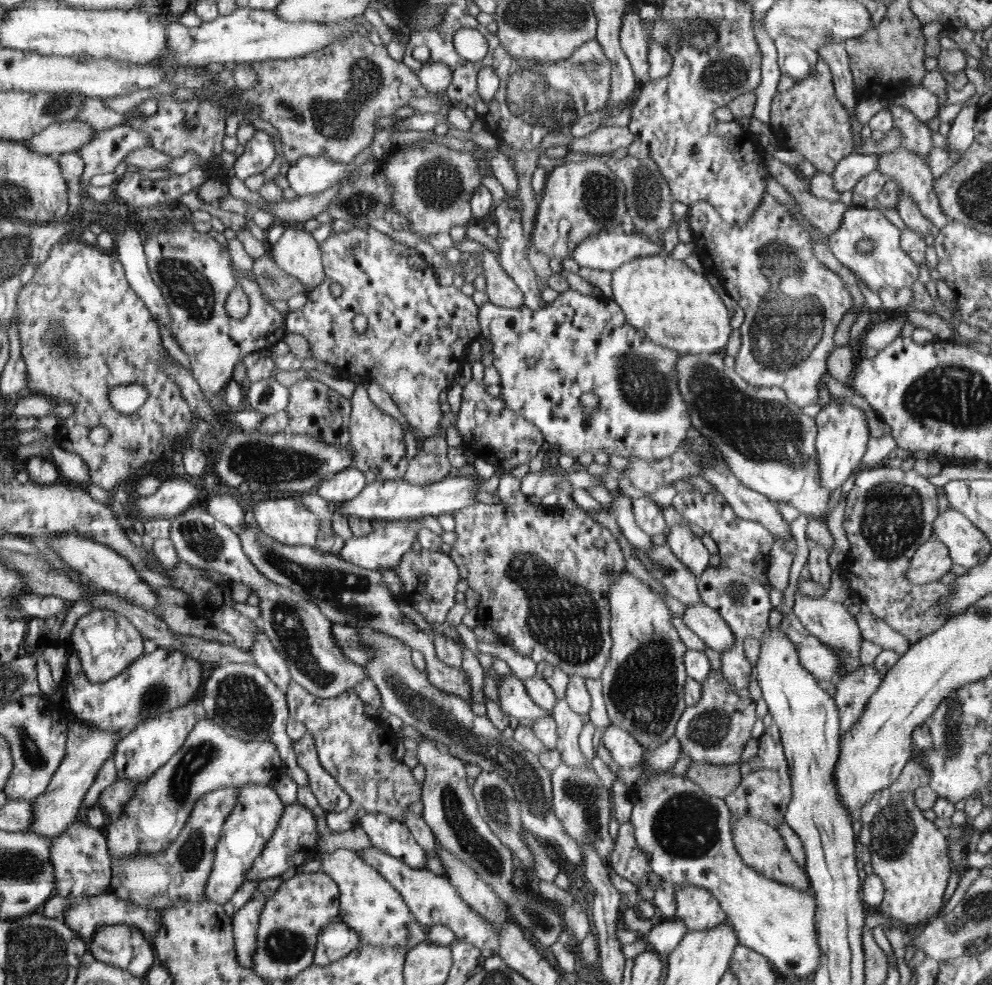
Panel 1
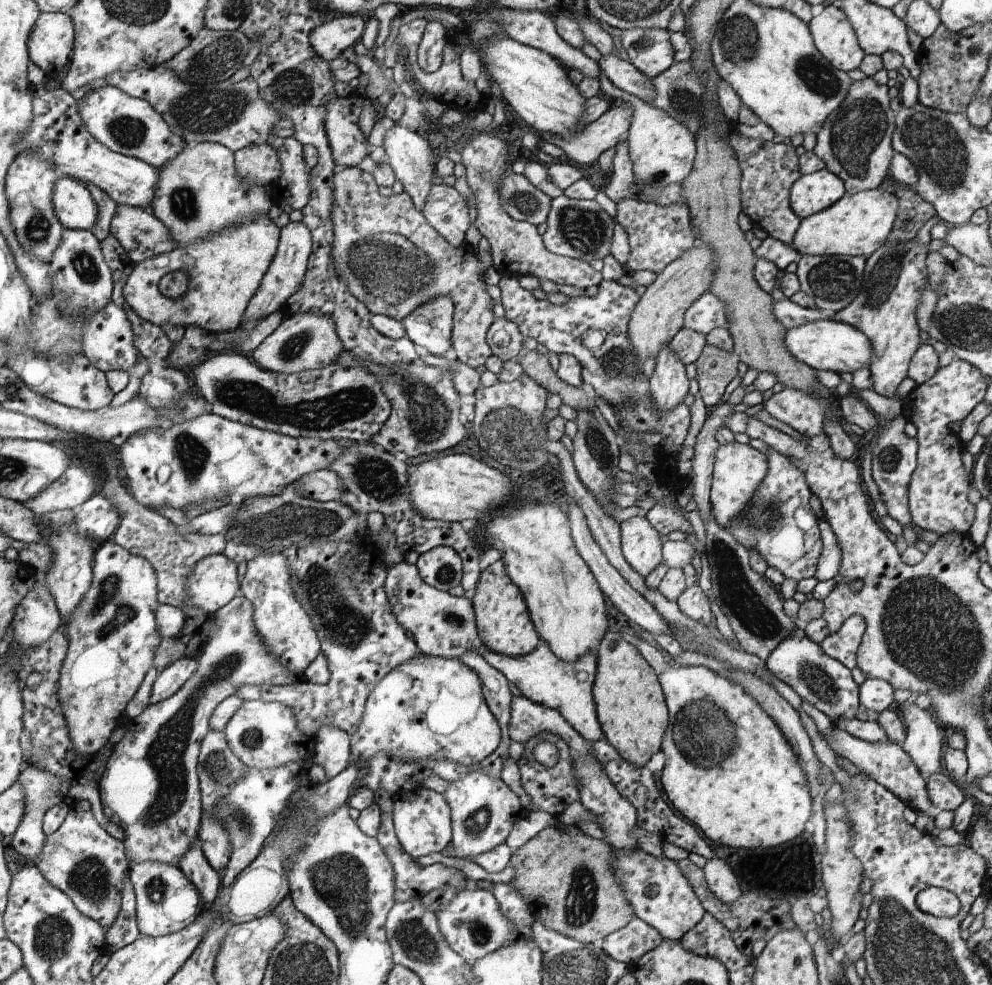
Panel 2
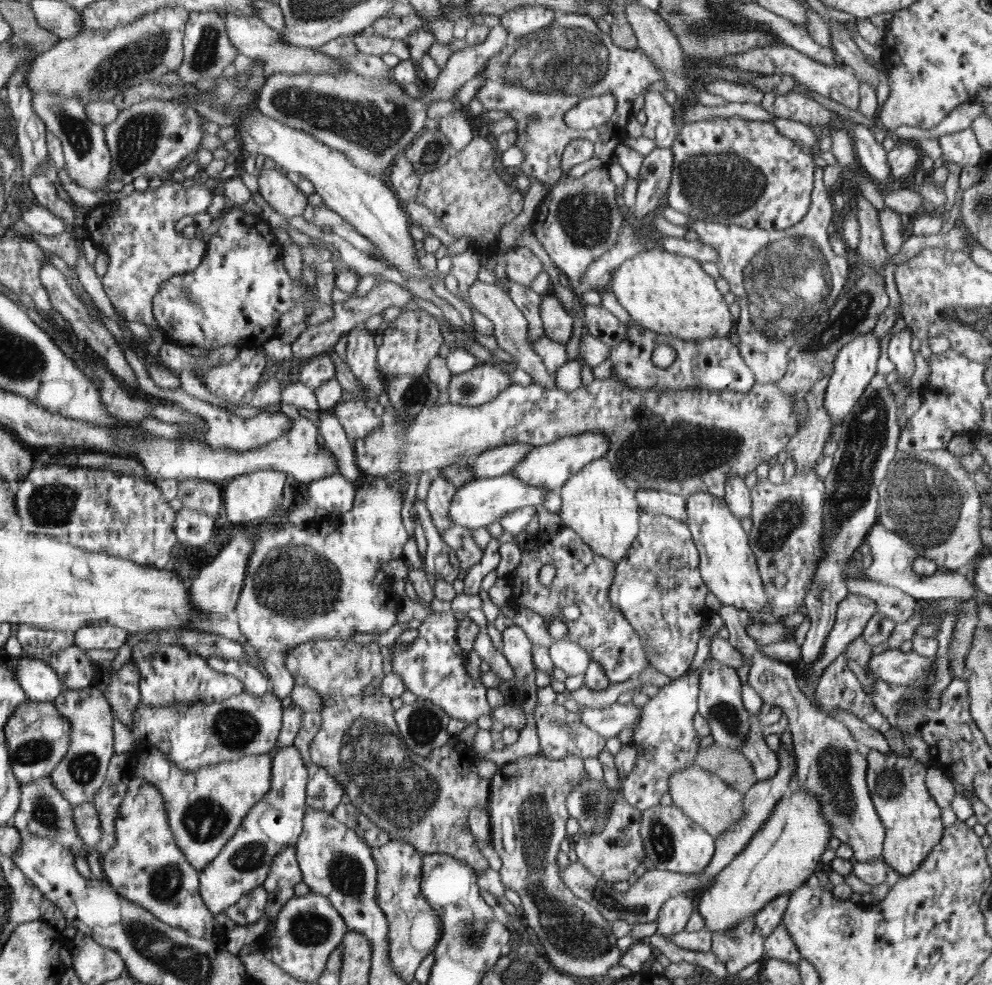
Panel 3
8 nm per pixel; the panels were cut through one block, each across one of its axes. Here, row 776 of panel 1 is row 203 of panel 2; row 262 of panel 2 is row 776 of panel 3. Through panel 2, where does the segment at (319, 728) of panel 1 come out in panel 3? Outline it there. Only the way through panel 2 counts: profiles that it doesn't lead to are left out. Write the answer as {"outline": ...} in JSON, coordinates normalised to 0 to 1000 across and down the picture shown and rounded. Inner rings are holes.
{"outline":[[[339,649],[339,650],[322,650],[322,651],[313,651],[308,652],[306,654],[301,654],[300,657],[296,658],[296,660],[293,660],[291,662],[291,666],[289,666],[289,678],[293,682],[293,685],[295,686],[295,689],[298,691],[299,694],[309,696],[310,698],[314,698],[315,701],[318,701],[321,703],[321,705],[326,709],[326,720],[323,721],[324,725],[324,741],[320,743],[320,746],[316,749],[316,753],[313,754],[311,757],[311,766],[314,770],[314,773],[317,776],[320,776],[321,778],[324,778],[325,780],[329,781],[332,785],[334,785],[346,798],[348,801],[348,806],[349,806],[349,811],[351,814],[354,814],[359,820],[362,820],[381,841],[384,841],[386,845],[388,845],[395,853],[397,854],[407,854],[410,855],[411,857],[416,858],[418,862],[424,867],[428,866],[448,866],[451,868],[456,868],[457,870],[461,870],[462,873],[467,873],[470,877],[473,877],[474,879],[478,880],[479,883],[482,885],[489,885],[489,883],[493,883],[494,877],[493,874],[491,873],[490,869],[488,869],[483,862],[483,859],[481,858],[481,855],[479,854],[479,849],[476,848],[473,842],[473,837],[472,841],[470,841],[470,837],[472,836],[472,824],[476,822],[479,818],[482,820],[485,820],[487,824],[492,824],[493,820],[493,811],[494,811],[494,802],[496,799],[495,796],[495,791],[489,791],[486,790],[485,788],[482,788],[482,786],[479,786],[478,784],[478,778],[481,773],[481,769],[477,765],[476,762],[474,762],[473,759],[470,759],[470,755],[458,755],[458,754],[450,754],[446,759],[439,759],[436,761],[435,765],[432,765],[429,769],[421,768],[420,764],[417,764],[415,760],[411,758],[411,756],[408,755],[407,749],[403,749],[403,744],[401,743],[401,737],[399,737],[400,733],[397,733],[397,729],[399,726],[397,725],[397,719],[395,719],[395,715],[393,715],[393,708],[389,707],[387,704],[382,702],[382,698],[384,698],[384,694],[386,693],[386,689],[388,688],[388,684],[385,681],[385,660],[383,659],[383,655],[379,653],[379,651],[376,652],[371,652],[369,654],[362,654],[361,652],[357,652],[354,649]]]}

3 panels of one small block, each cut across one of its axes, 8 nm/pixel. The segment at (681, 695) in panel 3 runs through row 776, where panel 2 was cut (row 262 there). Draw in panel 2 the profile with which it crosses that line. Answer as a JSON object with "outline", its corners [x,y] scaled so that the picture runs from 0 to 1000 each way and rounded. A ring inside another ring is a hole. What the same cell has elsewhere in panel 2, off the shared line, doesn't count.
{"outline":[[[629,202],[622,206],[620,223],[634,240],[636,255],[630,268],[633,277],[655,274],[665,278],[680,262],[686,261],[704,246],[698,238],[697,219],[692,207],[668,210],[645,202]]]}

